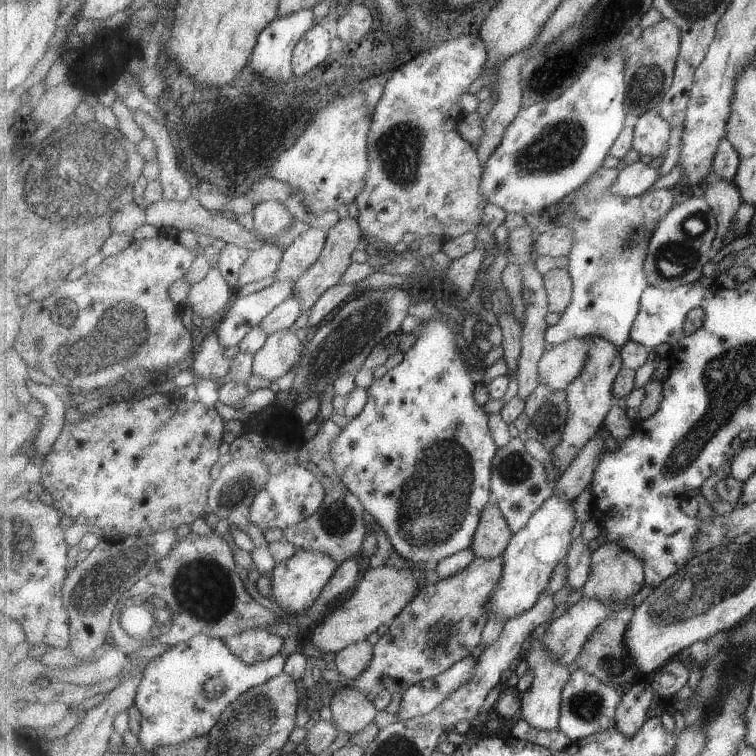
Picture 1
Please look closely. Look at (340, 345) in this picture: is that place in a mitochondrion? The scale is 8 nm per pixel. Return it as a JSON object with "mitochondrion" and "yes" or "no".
{"mitochondrion":"yes"}

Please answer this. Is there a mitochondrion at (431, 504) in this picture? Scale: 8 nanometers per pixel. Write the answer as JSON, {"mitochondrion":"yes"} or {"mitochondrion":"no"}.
{"mitochondrion":"yes"}

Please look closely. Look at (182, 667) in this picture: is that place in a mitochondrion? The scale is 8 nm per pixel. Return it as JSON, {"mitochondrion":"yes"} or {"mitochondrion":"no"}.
{"mitochondrion":"no"}

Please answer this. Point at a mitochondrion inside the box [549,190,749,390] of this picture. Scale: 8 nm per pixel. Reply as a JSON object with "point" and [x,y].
{"point":[673,259]}

